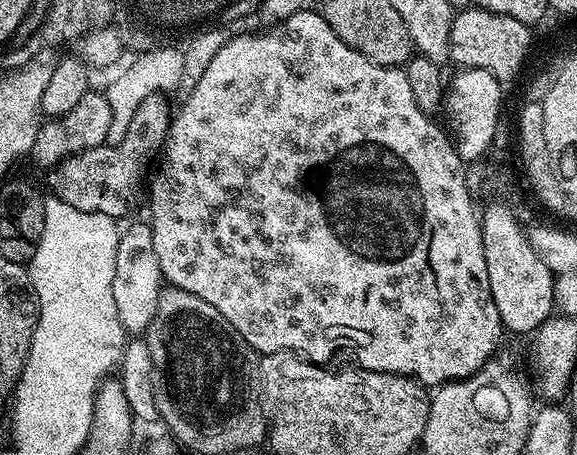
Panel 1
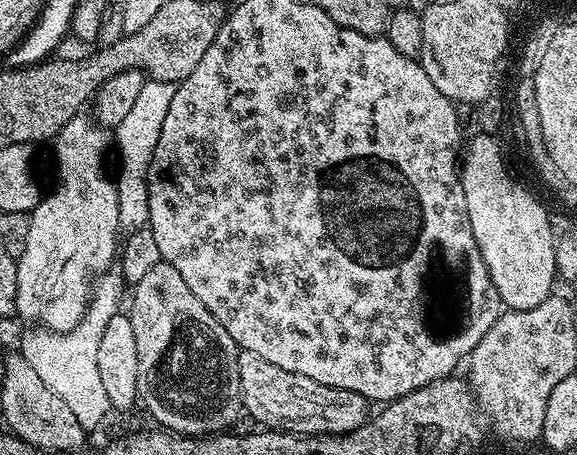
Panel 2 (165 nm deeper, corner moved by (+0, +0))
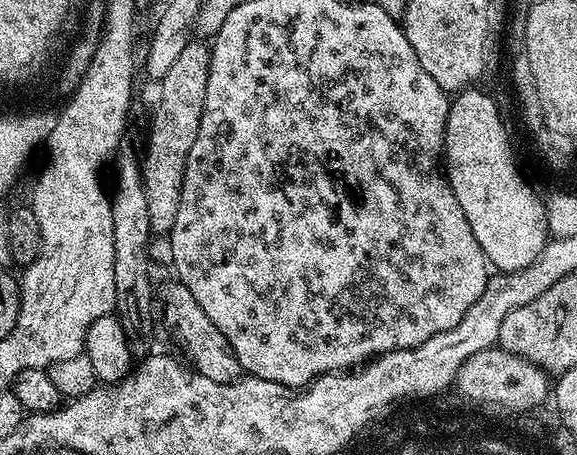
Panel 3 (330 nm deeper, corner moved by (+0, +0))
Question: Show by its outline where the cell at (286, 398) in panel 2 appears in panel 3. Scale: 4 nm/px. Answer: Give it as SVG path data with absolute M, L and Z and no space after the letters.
M173 282L166 285L161 292L159 289L158 300L159 303L160 300L164 303L164 324L172 331L173 338L184 344L189 358L192 359L191 367L200 375L210 378L210 382L233 383L242 372L238 358L232 352L230 342L222 334L222 330L218 330L218 326L214 326L214 322L206 318L206 310L202 310L202 306L194 302L194 294L190 294L184 284Z

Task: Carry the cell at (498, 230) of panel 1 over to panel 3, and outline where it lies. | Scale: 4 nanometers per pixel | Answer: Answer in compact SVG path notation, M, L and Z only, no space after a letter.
M474 87L466 88L451 97L444 131L443 167L448 167L446 179L452 188L454 198L458 198L458 206L462 206L462 214L466 214L466 222L470 222L470 230L474 230L474 238L478 238L478 246L482 246L484 257L496 272L517 272L538 254L542 254L550 236L544 230L544 216L541 215L540 204L533 199L532 192L517 180L513 172L512 160L509 160L508 144L505 143L506 131L500 127L497 119L501 105L486 93L478 93Z

